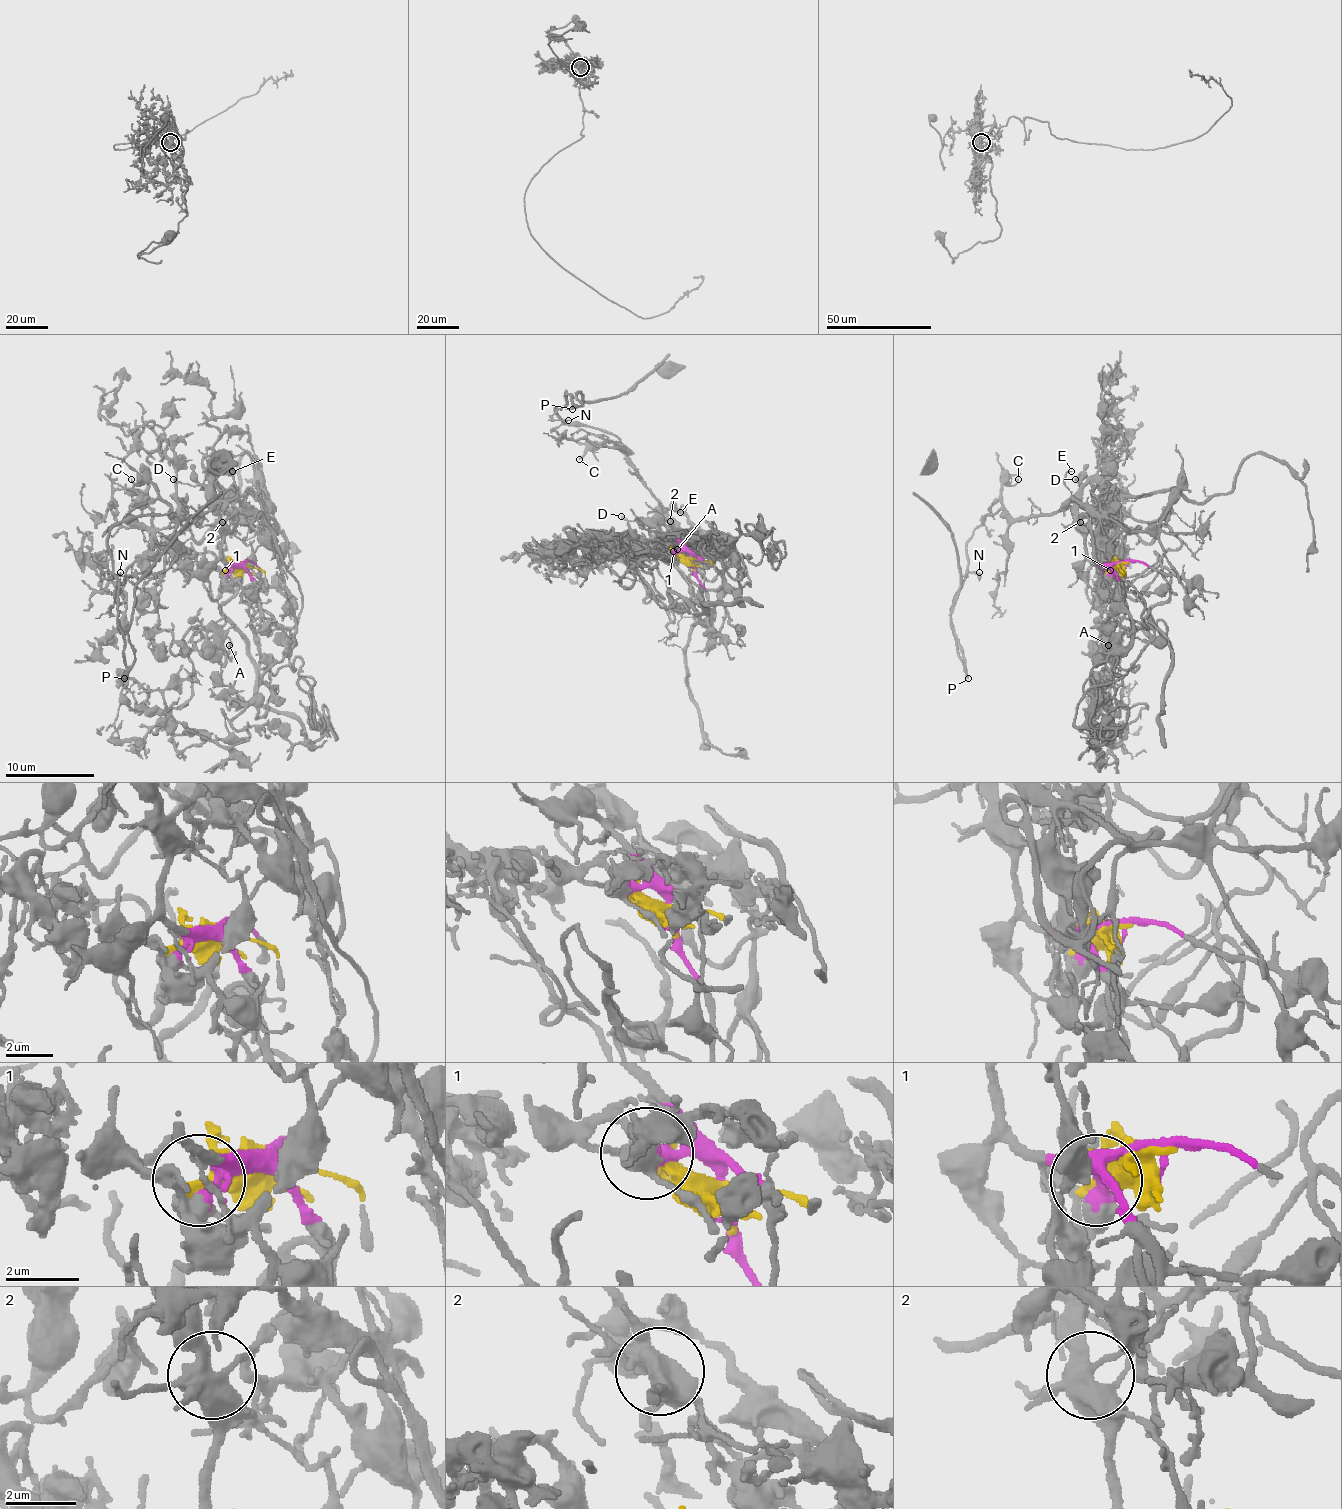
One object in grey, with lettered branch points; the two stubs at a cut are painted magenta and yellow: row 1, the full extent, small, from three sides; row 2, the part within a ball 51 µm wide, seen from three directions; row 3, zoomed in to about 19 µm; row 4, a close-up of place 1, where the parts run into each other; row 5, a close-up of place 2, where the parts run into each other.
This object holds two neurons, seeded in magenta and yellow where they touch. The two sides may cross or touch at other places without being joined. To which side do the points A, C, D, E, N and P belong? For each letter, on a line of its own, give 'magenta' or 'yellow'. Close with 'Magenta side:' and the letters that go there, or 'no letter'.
A: yellow
C: magenta
D: magenta
E: magenta
N: magenta
P: magenta
Magenta side: C, D, E, N, P

